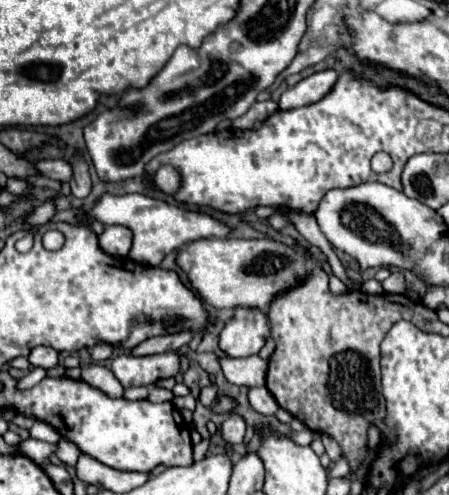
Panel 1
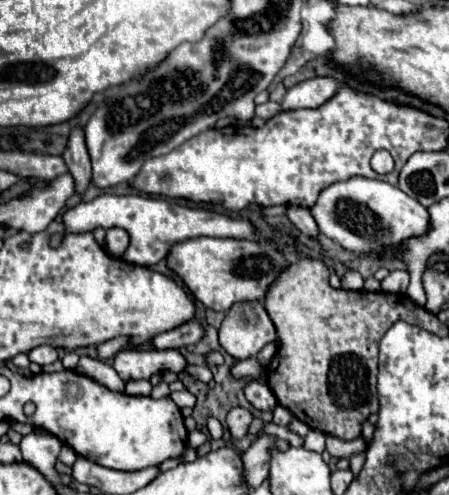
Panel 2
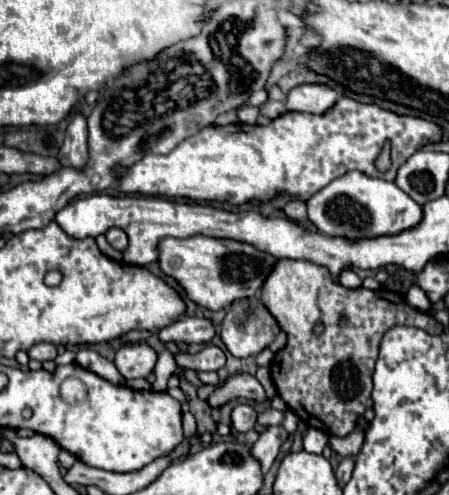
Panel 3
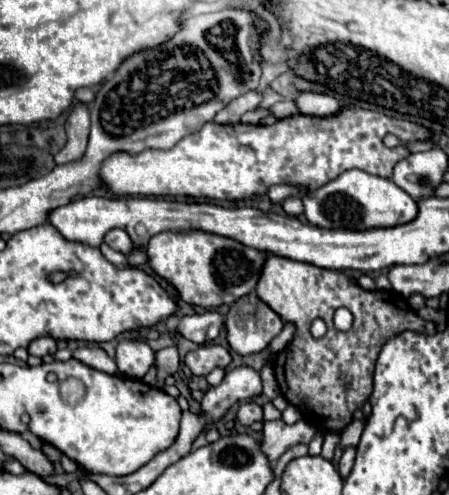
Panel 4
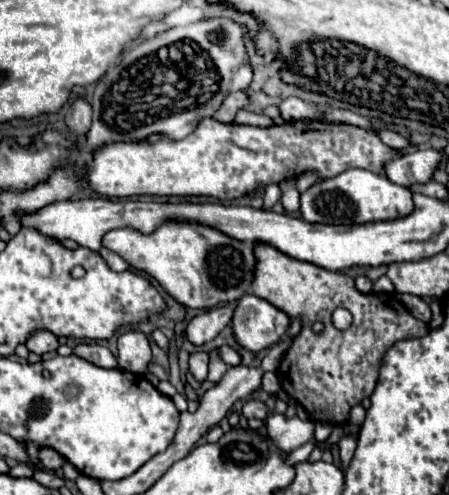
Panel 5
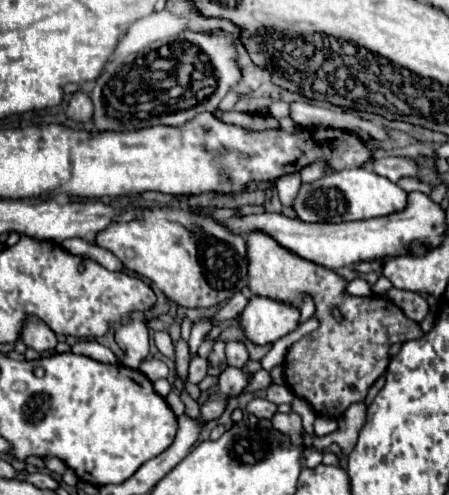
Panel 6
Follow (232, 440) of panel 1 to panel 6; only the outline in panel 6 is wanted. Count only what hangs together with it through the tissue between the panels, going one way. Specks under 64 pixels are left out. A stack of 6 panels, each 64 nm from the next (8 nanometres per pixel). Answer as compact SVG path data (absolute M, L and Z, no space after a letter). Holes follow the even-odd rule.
M254 398L248 404L248 412L254 414L256 418L272 418L278 412L278 406L266 398Z

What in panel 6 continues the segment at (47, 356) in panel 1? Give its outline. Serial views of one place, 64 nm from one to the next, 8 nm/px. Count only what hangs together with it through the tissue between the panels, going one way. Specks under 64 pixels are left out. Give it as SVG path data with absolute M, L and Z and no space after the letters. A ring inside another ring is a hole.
M28 316L22 324L22 334L20 338L24 340L26 346L34 348L36 352L44 352L44 350L54 350L56 346L56 334L36 316Z

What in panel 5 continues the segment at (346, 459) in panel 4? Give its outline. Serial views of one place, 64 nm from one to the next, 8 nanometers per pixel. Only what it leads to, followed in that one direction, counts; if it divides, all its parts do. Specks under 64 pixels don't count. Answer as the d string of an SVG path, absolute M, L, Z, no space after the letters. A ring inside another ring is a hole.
M344 434L338 440L338 446L340 446L340 460L342 460L342 466L346 470L350 460L352 460L352 456L354 456L354 450L356 450L356 438L352 434Z

